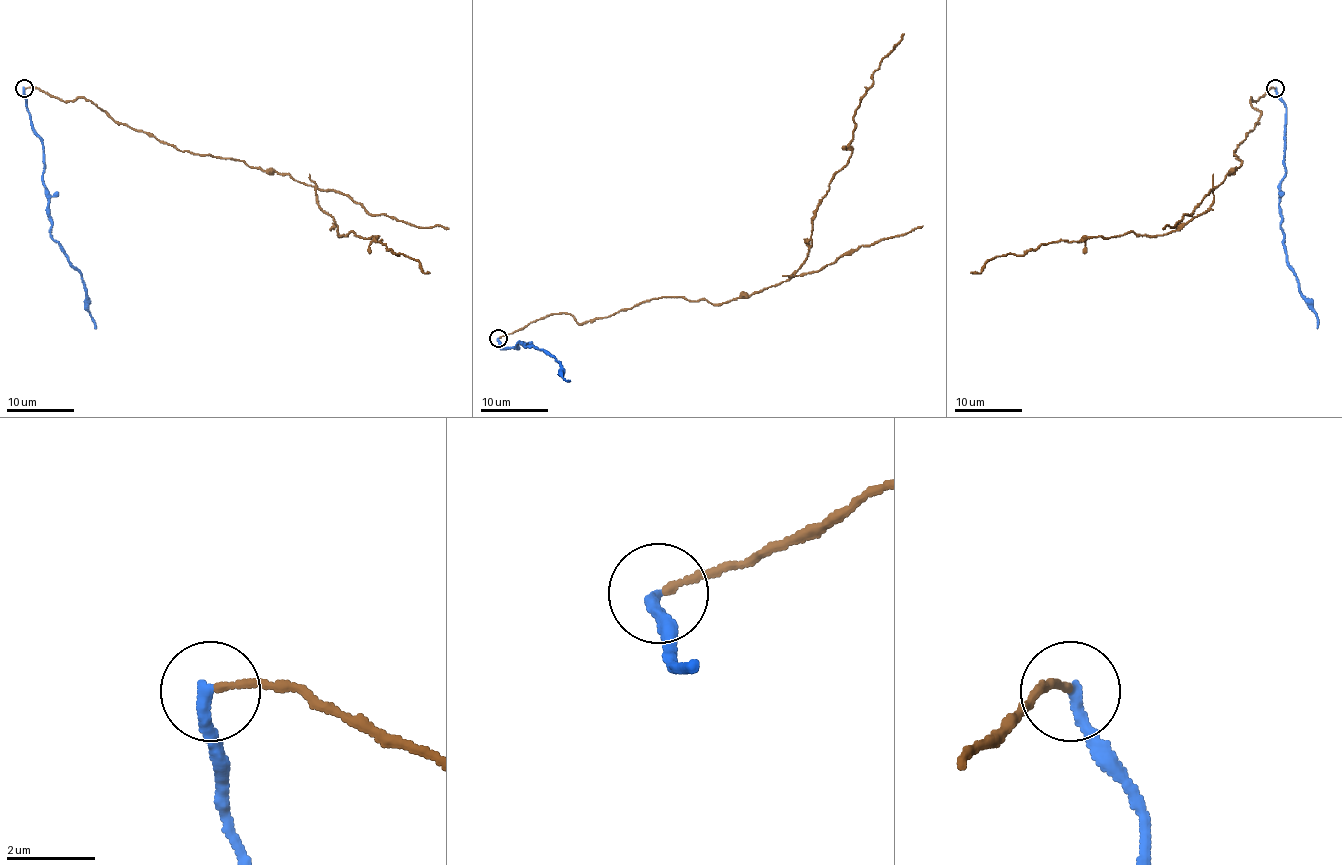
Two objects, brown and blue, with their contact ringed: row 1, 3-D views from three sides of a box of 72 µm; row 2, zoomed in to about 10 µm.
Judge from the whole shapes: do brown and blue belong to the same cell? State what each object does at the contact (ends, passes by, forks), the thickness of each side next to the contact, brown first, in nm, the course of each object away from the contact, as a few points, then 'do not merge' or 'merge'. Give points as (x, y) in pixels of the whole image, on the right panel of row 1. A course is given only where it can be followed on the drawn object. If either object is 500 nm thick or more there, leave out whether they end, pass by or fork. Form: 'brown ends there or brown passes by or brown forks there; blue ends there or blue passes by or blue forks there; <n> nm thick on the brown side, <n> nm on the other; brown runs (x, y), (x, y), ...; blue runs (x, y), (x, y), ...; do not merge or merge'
brown ends there; blue ends there; 170 nm thick on the brown side, 280 nm on the other; brown runs (1275, 89), (1250, 99), (1260, 111), (1235, 151), (1240, 167), (1175, 231), (1044, 243), (971, 273); blue runs (1275, 89), (1285, 107), (1285, 177), (1278, 202), (1287, 266), (1317, 319), (1317, 329); do not merge

